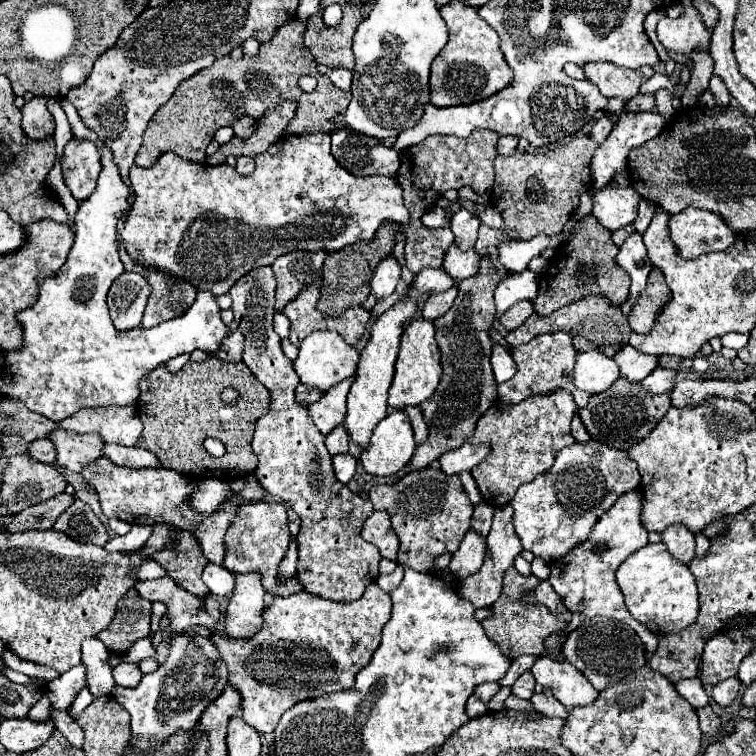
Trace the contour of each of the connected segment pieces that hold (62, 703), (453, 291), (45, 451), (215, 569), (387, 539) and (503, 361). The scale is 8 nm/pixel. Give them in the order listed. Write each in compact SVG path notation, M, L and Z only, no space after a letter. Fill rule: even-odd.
M84 664L74 666L66 674L58 676L56 680L48 682L48 694L52 698L52 706L56 710L68 710L70 704L74 702L76 694L86 686L84 682Z
M456 286L448 288L442 294L430 294L430 298L424 302L424 308L422 308L424 318L426 320L436 320L438 316L442 316L452 306L456 294L458 294L458 288Z
M48 438L30 442L30 444L28 444L28 450L26 450L26 456L30 456L32 460L38 460L38 462L54 462L54 460L56 460L54 446L50 444Z
M208 564L202 572L202 580L204 584L210 588L210 594L216 594L216 596L226 596L234 590L234 582L236 582L236 576L226 570L224 566L218 566L218 564Z
M374 512L362 528L362 538L368 540L370 544L374 544L382 558L396 562L398 560L398 548L400 548L400 540L396 536L396 532L390 526L390 516L386 516L386 512Z
M500 344L498 348L492 348L492 370L498 384L510 380L516 374L516 364L512 360L512 354L504 350Z

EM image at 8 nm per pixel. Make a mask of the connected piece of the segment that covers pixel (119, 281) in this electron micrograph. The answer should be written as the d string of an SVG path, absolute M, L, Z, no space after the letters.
M138 272L120 274L108 292L108 308L118 330L130 330L140 326L142 314L150 296L150 284L146 276Z

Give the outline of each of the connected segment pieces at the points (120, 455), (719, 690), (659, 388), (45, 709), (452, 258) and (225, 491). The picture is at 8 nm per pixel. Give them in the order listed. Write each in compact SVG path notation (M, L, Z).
M104 444L102 448L104 456L110 458L114 464L130 466L130 468L148 468L148 466L160 466L158 458L142 448L136 446L122 446L122 444Z
M726 678L722 682L718 682L712 690L712 698L720 704L720 706L730 706L734 702L734 698L738 696L740 690L740 680L734 678Z
M656 366L656 368L652 370L652 374L648 374L648 376L640 382L640 386L642 386L642 390L648 392L648 394L664 394L664 392L668 392L668 390L674 386L674 376L676 376L674 370L666 370L666 368Z
M42 694L42 698L30 708L28 718L30 720L46 720L46 716L50 716L50 698L46 694Z
M454 244L448 248L446 256L444 256L444 264L442 268L456 280L464 280L470 278L478 272L478 254L470 248L466 252L462 252L460 248L456 248Z
M204 478L198 482L198 490L192 494L190 506L194 510L198 510L200 514L212 514L214 508L218 508L218 504L222 504L222 500L226 496L232 496L232 488L230 484L226 484L224 480L218 478Z

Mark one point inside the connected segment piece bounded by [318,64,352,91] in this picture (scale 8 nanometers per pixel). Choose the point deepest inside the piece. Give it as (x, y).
(342, 78)

